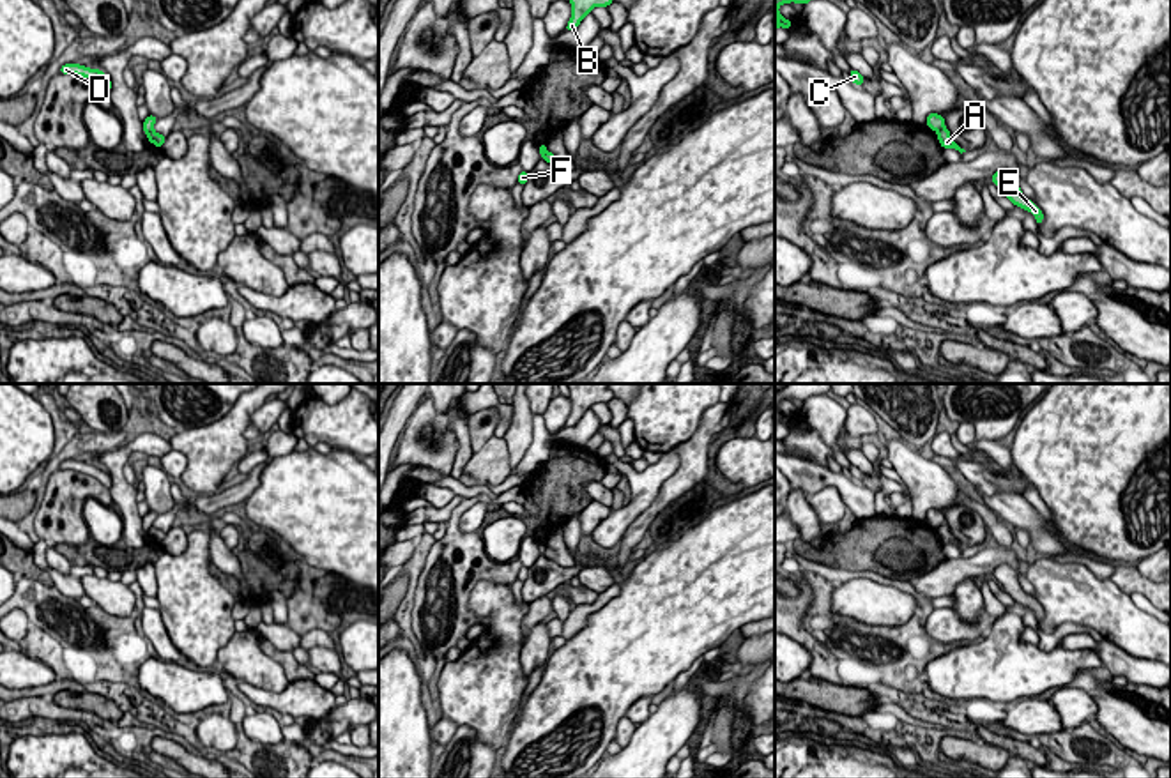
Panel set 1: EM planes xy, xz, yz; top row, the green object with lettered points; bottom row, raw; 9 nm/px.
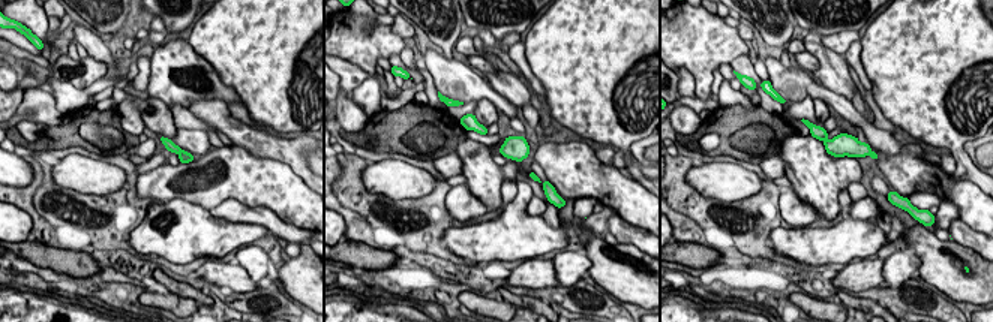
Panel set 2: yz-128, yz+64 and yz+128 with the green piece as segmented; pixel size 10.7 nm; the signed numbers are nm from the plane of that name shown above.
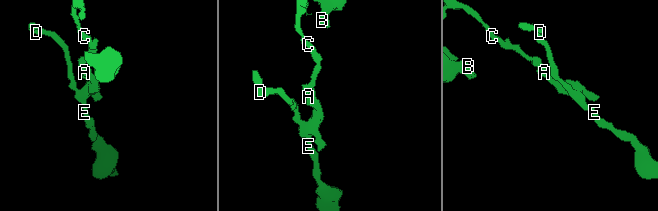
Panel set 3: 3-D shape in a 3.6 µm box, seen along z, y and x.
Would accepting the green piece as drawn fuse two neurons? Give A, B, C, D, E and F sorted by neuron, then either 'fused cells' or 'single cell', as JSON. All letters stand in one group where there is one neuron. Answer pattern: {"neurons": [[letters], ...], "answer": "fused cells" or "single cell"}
{"neurons": [["A", "D", "E", "F"], ["B", "C"]], "answer": "fused cells"}

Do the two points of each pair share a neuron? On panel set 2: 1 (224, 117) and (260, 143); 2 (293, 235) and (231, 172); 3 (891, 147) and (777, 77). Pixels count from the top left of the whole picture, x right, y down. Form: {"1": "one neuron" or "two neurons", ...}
{"1": "one neuron", "2": "two neurons", "3": "one neuron"}

